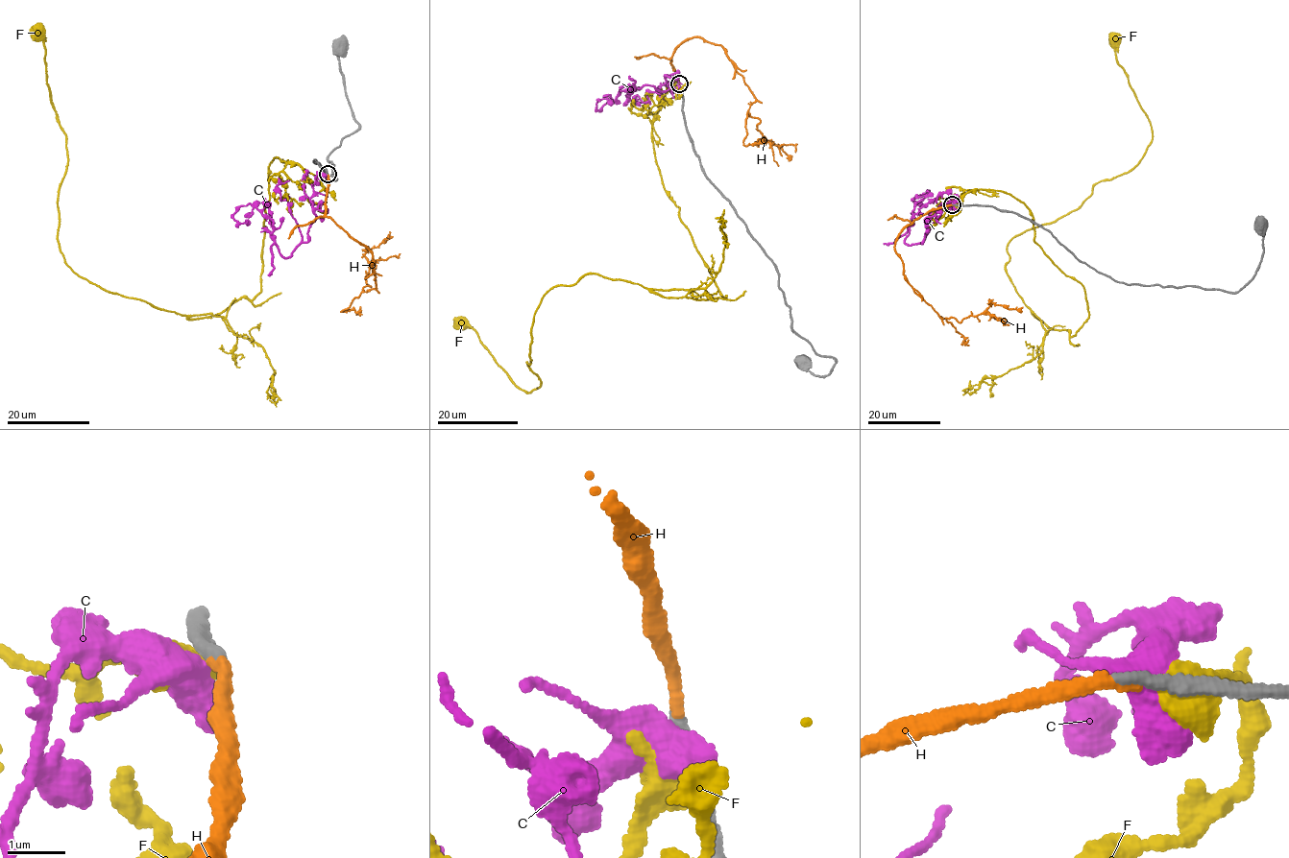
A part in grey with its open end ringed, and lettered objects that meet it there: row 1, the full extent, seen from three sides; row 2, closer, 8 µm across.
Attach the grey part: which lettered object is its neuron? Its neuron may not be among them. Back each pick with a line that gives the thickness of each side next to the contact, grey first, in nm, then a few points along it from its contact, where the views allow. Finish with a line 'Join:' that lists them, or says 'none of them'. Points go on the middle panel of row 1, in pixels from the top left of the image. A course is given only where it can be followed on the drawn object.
H: 260/200 nm | via (679, 84), (675, 47), (695, 36), (721, 46), (756, 99), (759, 143), (789, 158)
Join: H

